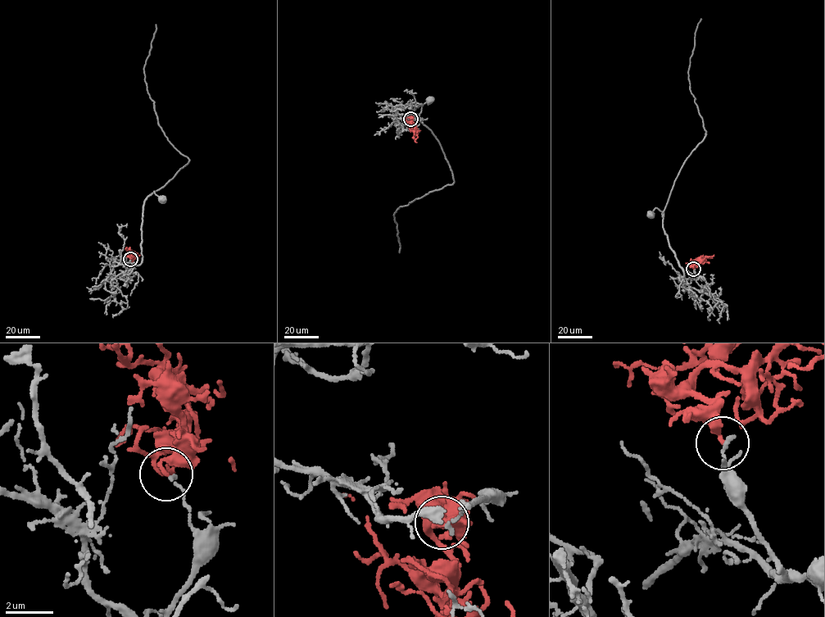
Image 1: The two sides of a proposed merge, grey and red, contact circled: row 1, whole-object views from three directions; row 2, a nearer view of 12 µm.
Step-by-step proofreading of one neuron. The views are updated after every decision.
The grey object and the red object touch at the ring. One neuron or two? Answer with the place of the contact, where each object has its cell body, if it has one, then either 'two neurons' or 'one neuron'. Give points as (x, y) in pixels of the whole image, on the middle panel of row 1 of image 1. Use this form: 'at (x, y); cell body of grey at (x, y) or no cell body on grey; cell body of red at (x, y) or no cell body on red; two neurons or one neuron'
at (410, 119); cell body of grey at (429, 100); no cell body on red; two neurons

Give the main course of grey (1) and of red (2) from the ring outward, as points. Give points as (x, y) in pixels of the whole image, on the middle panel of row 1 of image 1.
1: (411, 119), (414, 116), (407, 119), (394, 109), (419, 103), (414, 110), (417, 115), (430, 100)
2: (410, 118), (416, 142)

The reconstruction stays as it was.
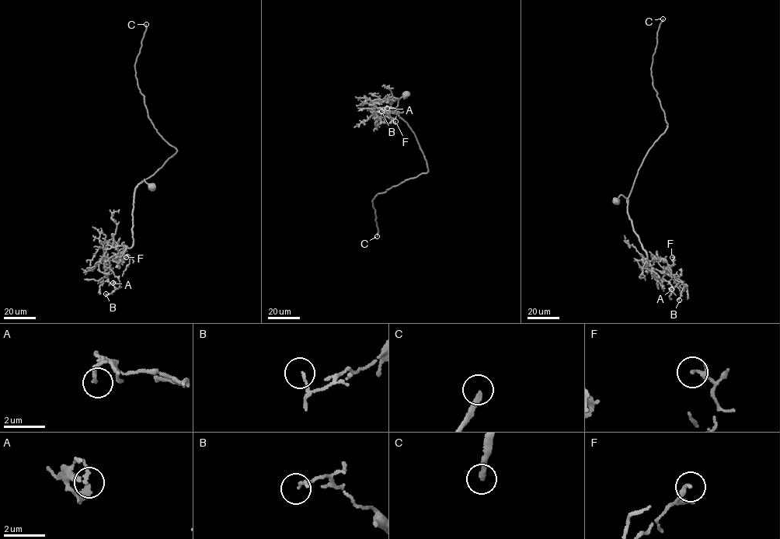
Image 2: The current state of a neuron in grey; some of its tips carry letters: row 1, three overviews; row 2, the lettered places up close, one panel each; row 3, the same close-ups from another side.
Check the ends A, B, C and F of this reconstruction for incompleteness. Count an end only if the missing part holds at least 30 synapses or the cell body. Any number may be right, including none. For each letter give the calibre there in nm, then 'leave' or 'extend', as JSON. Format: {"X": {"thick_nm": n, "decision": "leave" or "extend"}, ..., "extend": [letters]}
{"A": {"thick_nm": 120, "decision": "leave"}, "B": {"thick_nm": 100, "decision": "leave"}, "C": {"thick_nm": 240, "decision": "extend"}, "F": {"thick_nm": 170, "decision": "leave"}, "extend": ["C"]}

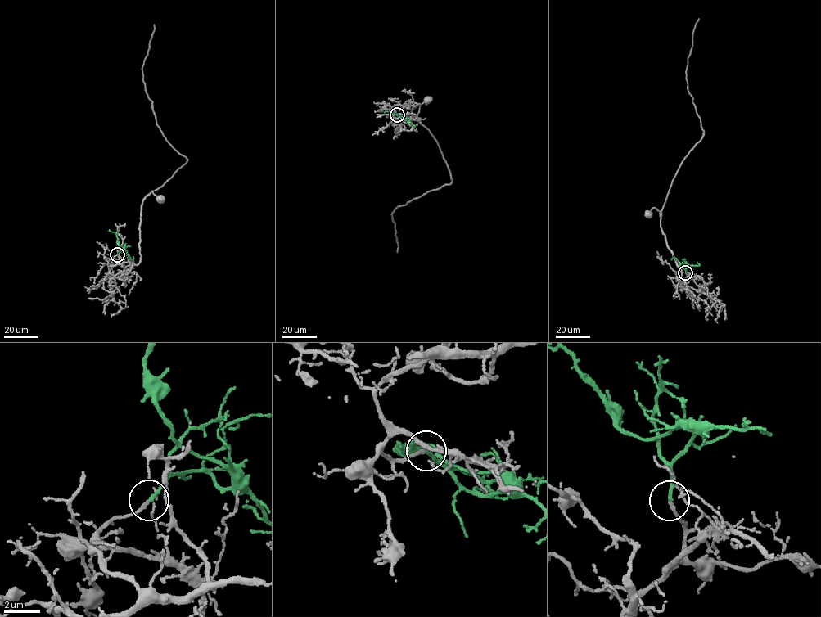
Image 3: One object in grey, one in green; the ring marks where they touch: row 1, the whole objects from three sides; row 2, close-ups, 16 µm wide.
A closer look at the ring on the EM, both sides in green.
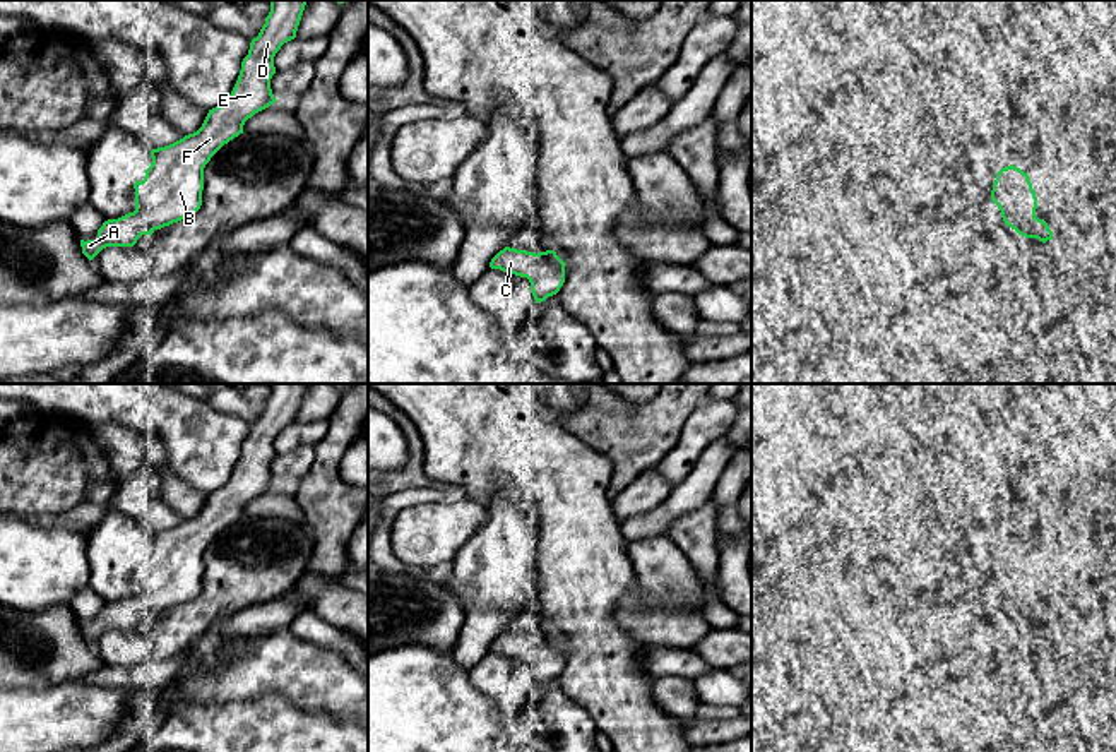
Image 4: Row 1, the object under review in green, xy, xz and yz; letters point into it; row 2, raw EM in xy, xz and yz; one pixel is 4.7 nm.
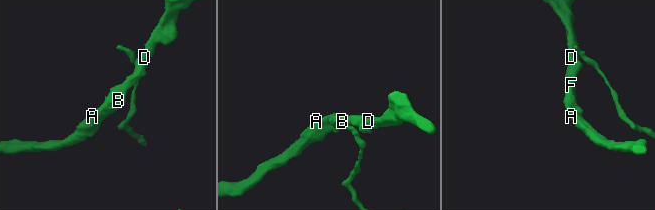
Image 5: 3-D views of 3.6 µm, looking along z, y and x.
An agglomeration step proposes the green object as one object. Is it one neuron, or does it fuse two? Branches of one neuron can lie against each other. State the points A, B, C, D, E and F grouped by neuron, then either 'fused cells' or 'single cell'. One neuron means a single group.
A B C D E F; single cell

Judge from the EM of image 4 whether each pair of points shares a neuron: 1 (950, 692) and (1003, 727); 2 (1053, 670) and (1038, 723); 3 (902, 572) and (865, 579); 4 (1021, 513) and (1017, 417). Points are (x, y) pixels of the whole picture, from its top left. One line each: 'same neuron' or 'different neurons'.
1: same neuron
2: different neurons
3: different neurons
4: different neurons

